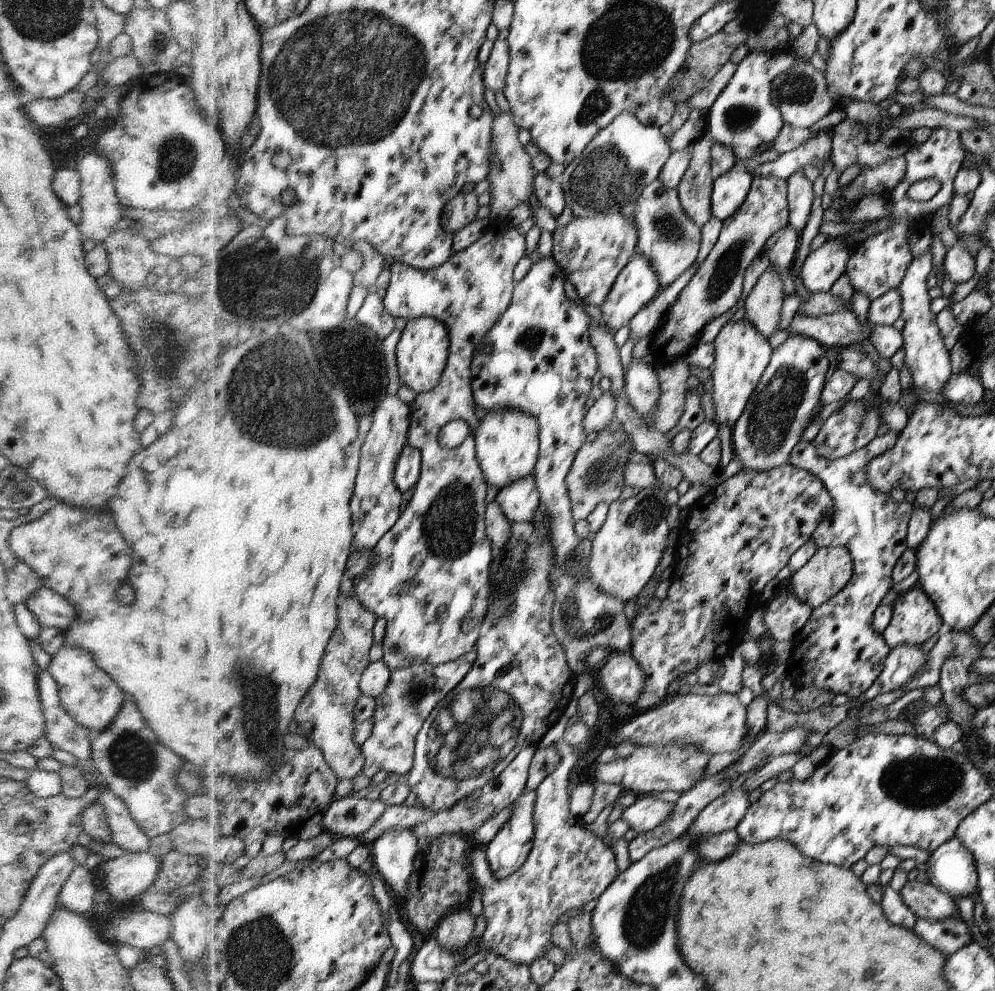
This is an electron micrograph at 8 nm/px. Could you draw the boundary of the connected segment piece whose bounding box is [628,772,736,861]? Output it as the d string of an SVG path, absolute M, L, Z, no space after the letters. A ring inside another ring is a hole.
M720 772L717 775L711 776L710 778L706 778L706 780L698 781L691 789L684 791L679 799L675 802L675 809L667 819L660 823L654 830L636 835L636 838L633 838L628 843L628 850L631 860L640 860L653 848L668 844L676 837L683 835L684 832L691 827L691 824L695 821L698 813L707 804L710 804L710 802L712 802L715 798L724 795L734 780L736 779L730 781L729 777L722 775Z

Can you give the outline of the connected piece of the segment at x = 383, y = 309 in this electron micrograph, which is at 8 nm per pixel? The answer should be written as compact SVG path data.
M376 293L368 294L364 305L358 312L358 320L372 327L386 340L396 330L396 317L388 310L385 299Z

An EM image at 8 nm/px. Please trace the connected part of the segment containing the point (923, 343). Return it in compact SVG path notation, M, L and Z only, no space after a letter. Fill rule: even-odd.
M928 250L925 256L915 259L907 268L902 282L896 289L901 296L901 317L904 320L904 352L905 367L911 374L911 380L916 388L932 392L941 392L947 380L950 379L950 354L944 346L940 330L936 326L936 316L932 312L932 302L926 288L926 278L932 270L932 256Z

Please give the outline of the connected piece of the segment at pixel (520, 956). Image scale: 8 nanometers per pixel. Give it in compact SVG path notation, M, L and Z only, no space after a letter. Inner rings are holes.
M560 732L554 734L552 740L556 740L557 751L562 759L559 766L548 774L535 790L537 797L533 812L534 840L526 862L508 878L497 880L493 877L486 860L484 846L476 845L469 854L471 858L469 868L475 876L477 886L481 887L481 913L486 919L486 927L479 940L478 948L494 952L496 956L504 957L520 966L530 966L537 959L544 957L544 952L550 948L550 942L552 942L550 940L552 928L562 914L570 912L572 908L586 906L586 902L592 905L619 876L616 858L610 845L594 835L586 828L581 817L571 811L568 784L570 784L570 772L578 766L578 760L580 760L579 748L571 747L563 736L560 736Z

